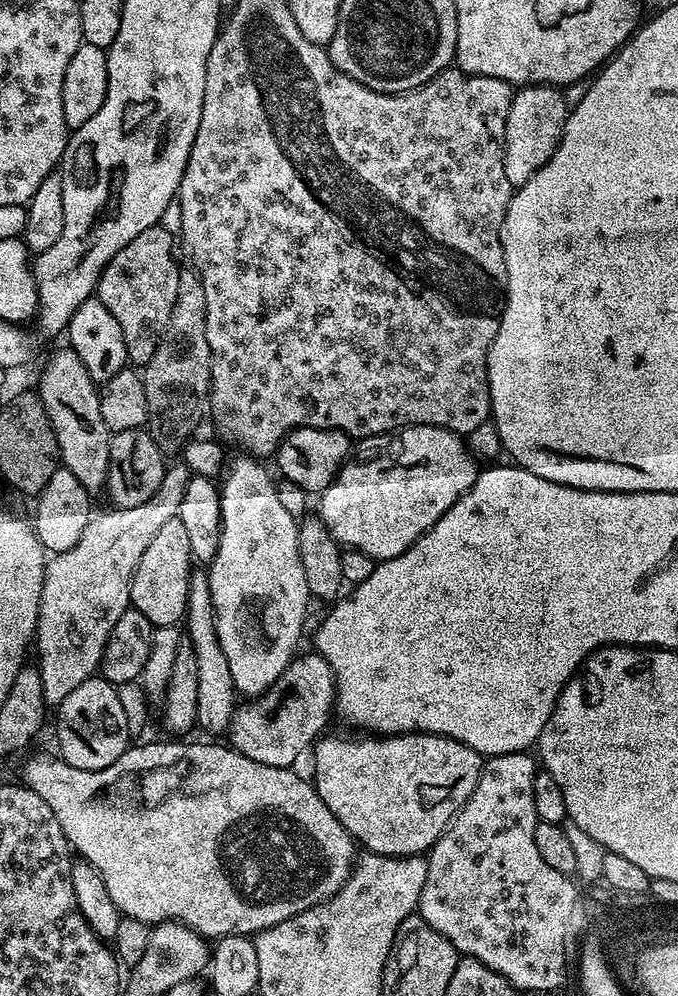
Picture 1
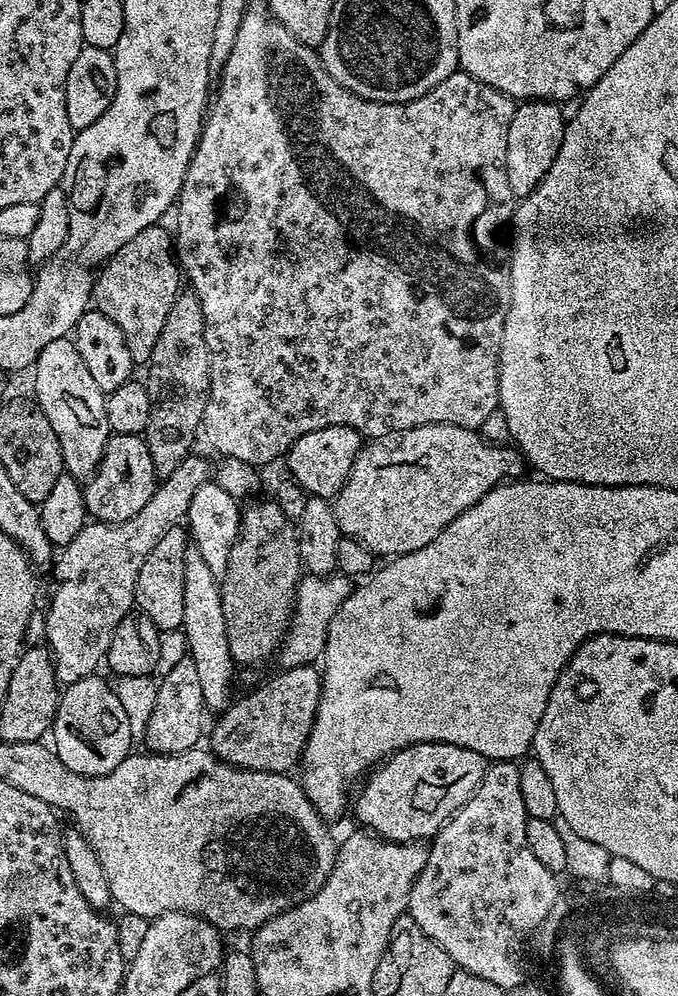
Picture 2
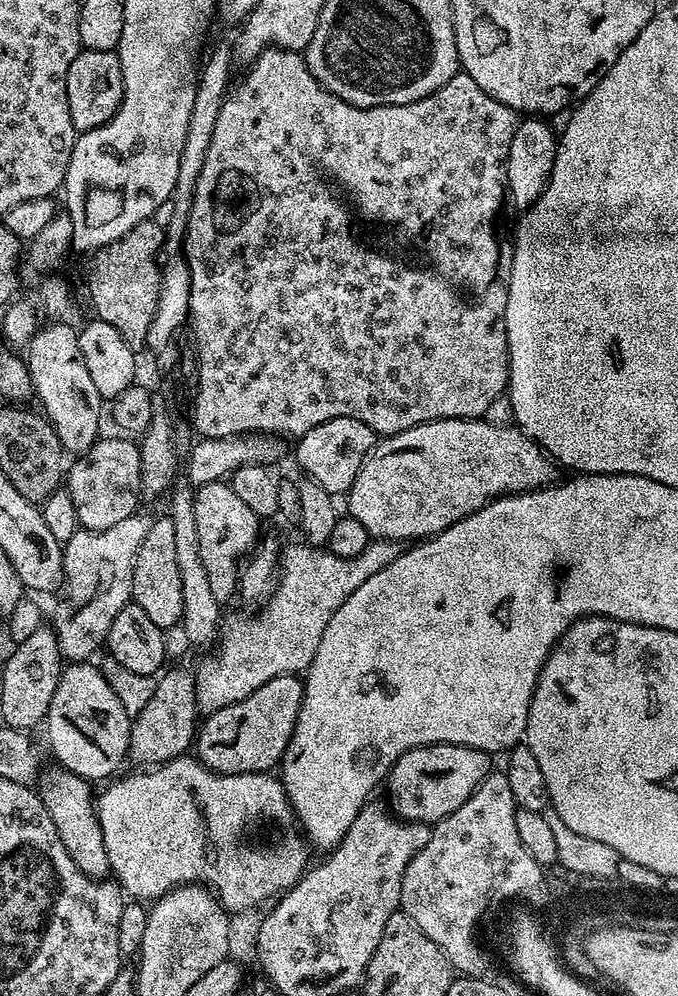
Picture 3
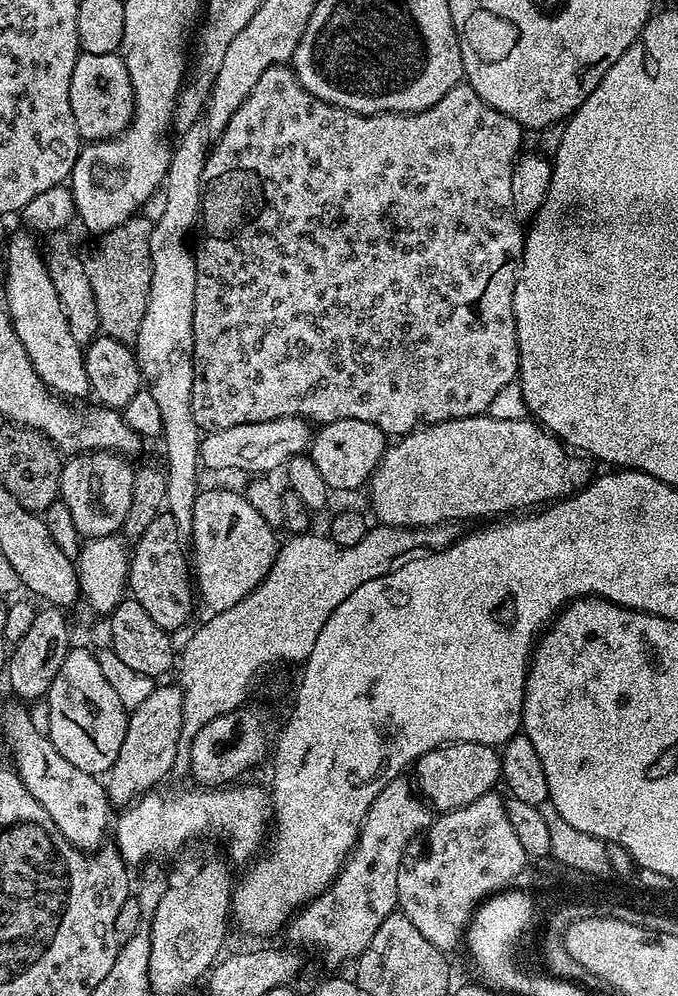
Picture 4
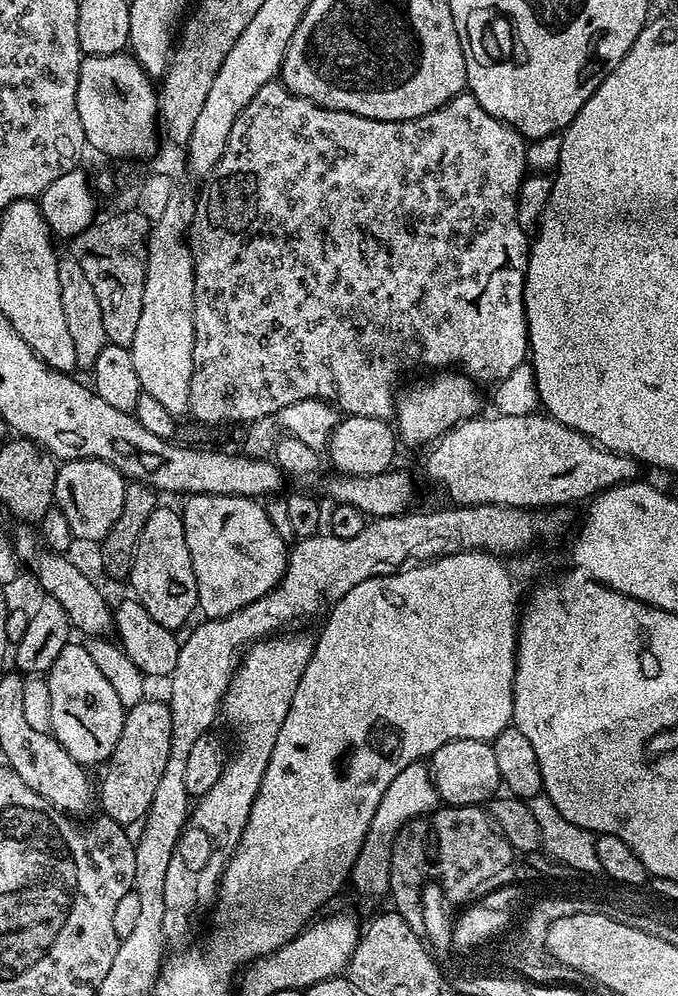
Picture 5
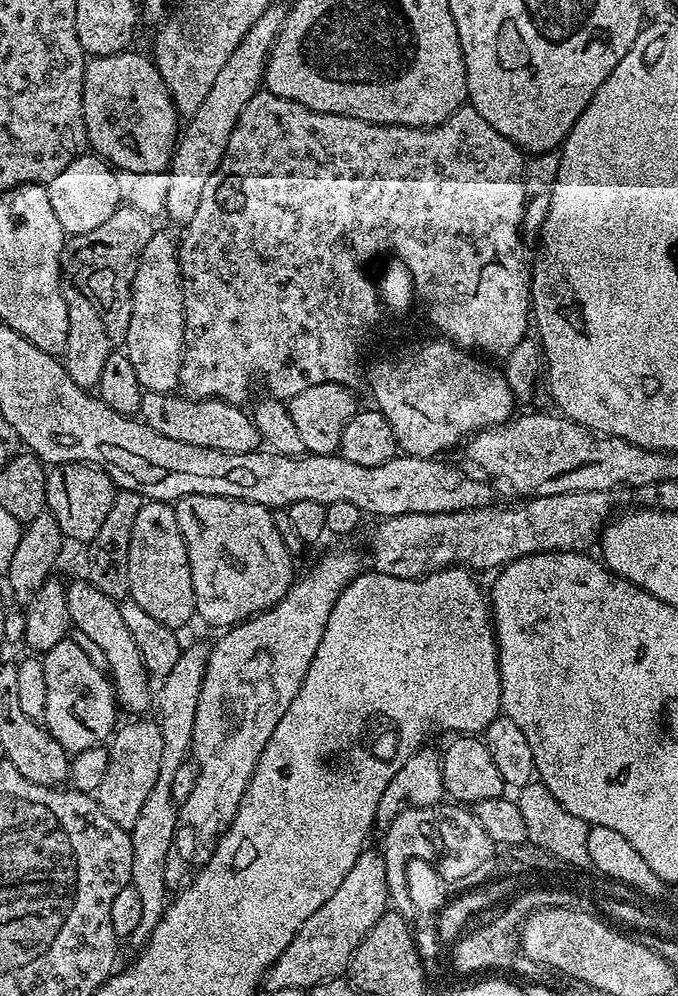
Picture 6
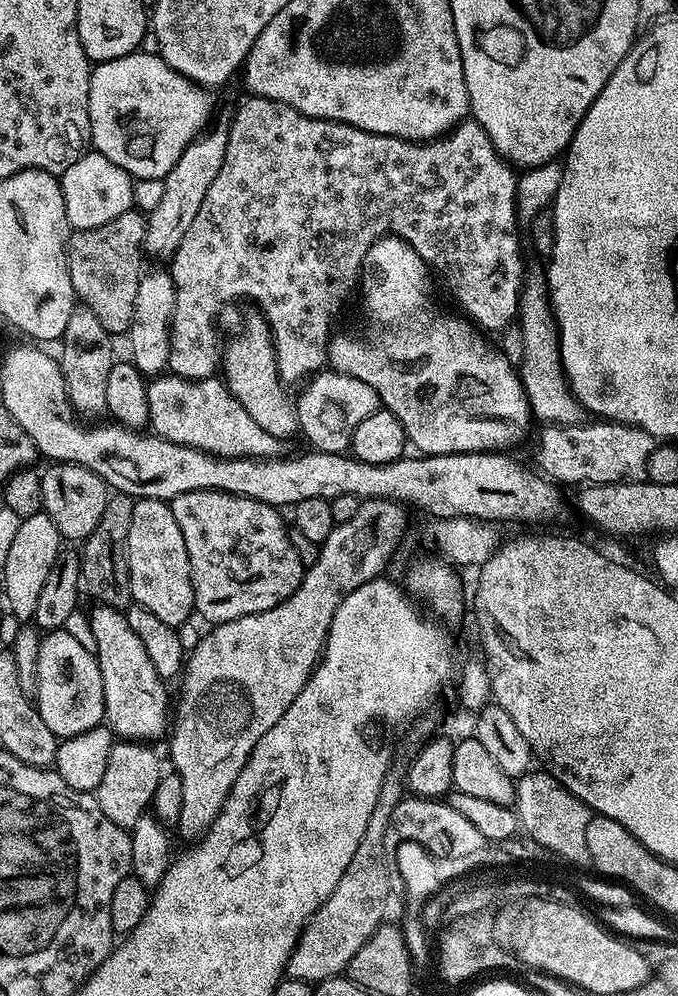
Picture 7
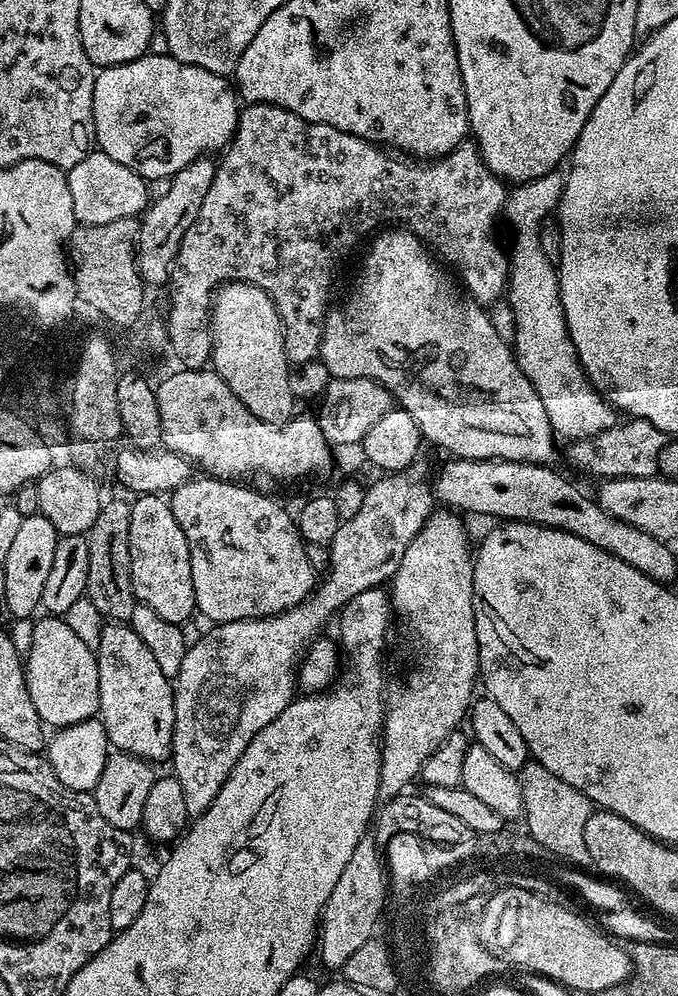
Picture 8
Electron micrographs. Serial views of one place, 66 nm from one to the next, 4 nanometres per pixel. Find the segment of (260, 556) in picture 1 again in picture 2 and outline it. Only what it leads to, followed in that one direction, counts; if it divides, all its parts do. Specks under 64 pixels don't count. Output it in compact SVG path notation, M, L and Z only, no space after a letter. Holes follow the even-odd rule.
M275 502L252 504L243 509L240 517L240 536L230 550L226 574L222 578L222 614L226 614L228 641L233 661L264 660L279 649L280 641L292 619L292 605L296 603L296 587L300 584L302 565L296 541L296 526L278 510Z

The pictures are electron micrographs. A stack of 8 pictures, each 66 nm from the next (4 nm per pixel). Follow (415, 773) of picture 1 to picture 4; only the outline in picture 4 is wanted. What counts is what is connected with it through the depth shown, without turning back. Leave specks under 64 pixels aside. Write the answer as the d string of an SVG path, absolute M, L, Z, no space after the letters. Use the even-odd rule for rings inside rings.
M446 744L442 748L435 748L416 761L415 772L415 787L437 813L461 808L482 798L502 780L500 752L491 744Z

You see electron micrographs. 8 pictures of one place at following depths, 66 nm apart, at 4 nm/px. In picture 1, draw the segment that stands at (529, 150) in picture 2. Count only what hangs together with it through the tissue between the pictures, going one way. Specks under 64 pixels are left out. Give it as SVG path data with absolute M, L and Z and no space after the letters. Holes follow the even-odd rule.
M525 84L513 91L504 135L506 178L512 183L513 189L530 182L530 178L534 178L534 174L538 174L538 170L550 162L554 150L558 150L569 111L563 91L551 84Z

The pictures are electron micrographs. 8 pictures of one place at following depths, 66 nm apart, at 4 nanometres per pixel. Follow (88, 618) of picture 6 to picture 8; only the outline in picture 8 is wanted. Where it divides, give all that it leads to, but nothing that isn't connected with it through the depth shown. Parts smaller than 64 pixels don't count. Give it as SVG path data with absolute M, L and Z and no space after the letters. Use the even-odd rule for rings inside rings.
M105 623L102 642L95 654L100 699L98 719L104 723L109 745L117 752L129 752L149 762L167 761L174 738L173 681L162 674L150 649L127 623Z

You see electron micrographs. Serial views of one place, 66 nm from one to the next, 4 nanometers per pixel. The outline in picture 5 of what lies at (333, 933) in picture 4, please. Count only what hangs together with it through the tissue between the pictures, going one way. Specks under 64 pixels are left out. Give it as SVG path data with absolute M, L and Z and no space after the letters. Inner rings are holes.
M415 760L390 786L386 786L386 794L382 794L382 802L378 802L378 810L374 810L374 818L370 818L370 830L360 847L356 864L350 873L350 884L358 891L368 891L372 896L380 896L389 891L392 883L392 847L396 835L412 820L419 820L441 807L442 801L433 780L431 767L424 760Z

